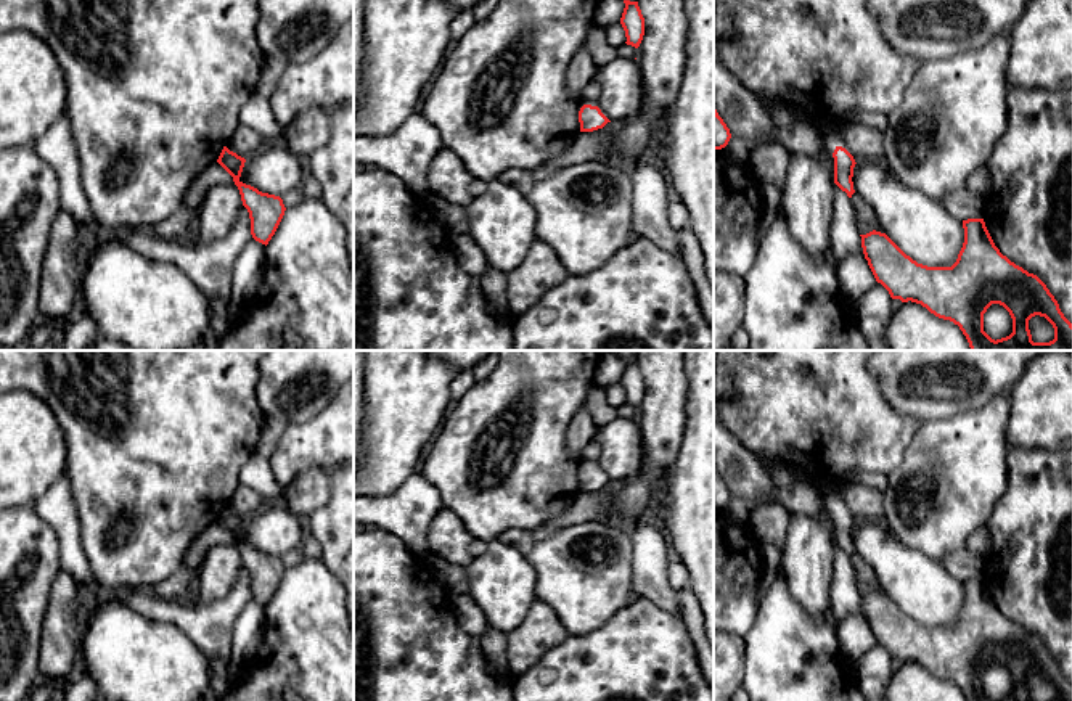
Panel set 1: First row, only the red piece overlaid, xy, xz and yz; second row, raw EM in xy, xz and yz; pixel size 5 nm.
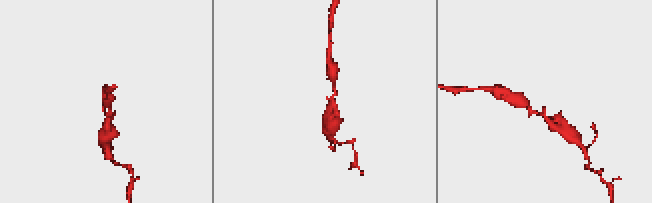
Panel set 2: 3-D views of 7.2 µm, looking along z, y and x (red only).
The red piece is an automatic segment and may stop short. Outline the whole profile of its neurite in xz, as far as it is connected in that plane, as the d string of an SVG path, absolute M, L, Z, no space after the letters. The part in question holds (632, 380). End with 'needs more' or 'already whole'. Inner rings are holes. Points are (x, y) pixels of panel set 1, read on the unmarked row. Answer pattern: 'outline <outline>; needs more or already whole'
outline M624 360L624 363L625 368L620 378L620 384L625 391L625 404L638 408L644 396L644 378L641 375L638 362Z; already whole

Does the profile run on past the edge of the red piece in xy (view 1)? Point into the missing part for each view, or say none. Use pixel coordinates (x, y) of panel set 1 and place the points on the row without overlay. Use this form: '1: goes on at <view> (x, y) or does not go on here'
1: does not go on here

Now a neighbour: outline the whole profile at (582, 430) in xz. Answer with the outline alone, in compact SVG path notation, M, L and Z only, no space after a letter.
M585 404L575 412L566 436L566 447L574 461L585 465L582 452L596 437L596 432L598 426L593 423Z

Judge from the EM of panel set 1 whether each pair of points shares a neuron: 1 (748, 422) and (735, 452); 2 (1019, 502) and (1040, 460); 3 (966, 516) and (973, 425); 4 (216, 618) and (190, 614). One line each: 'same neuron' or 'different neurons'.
1: different neurons
2: same neuron
3: same neuron
4: same neuron

